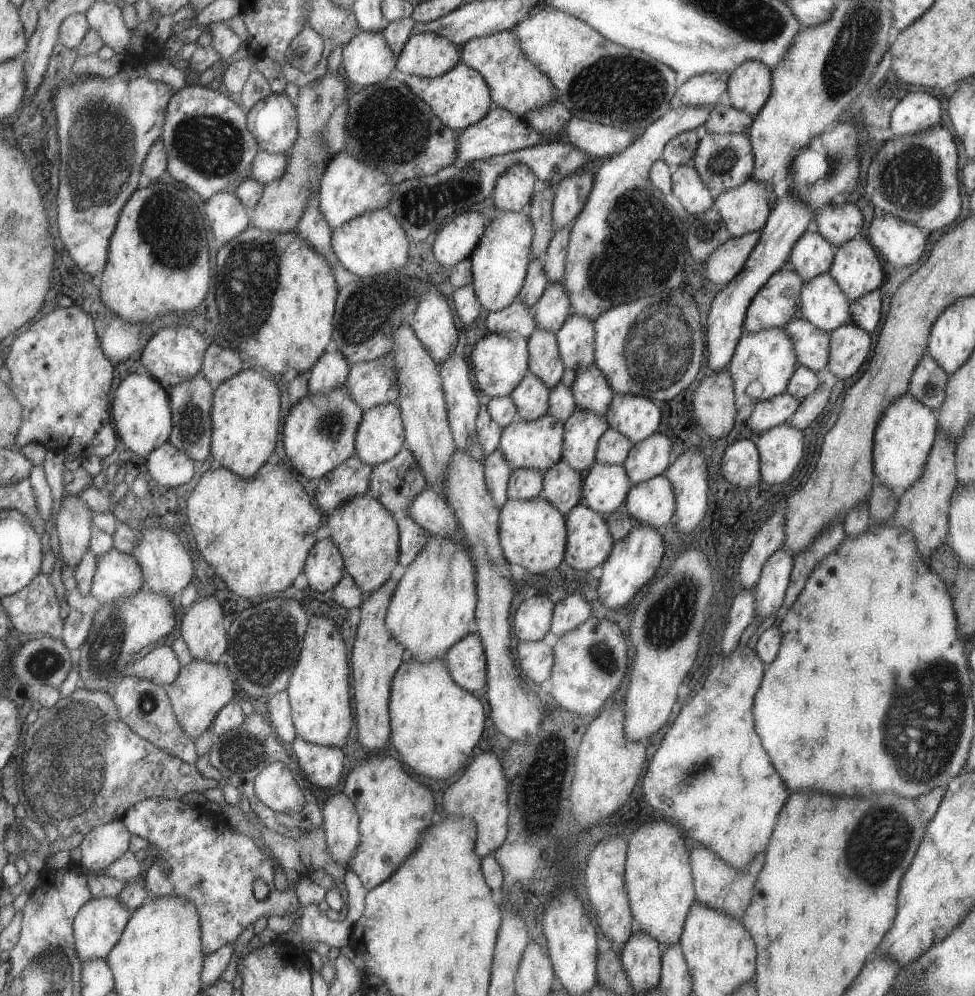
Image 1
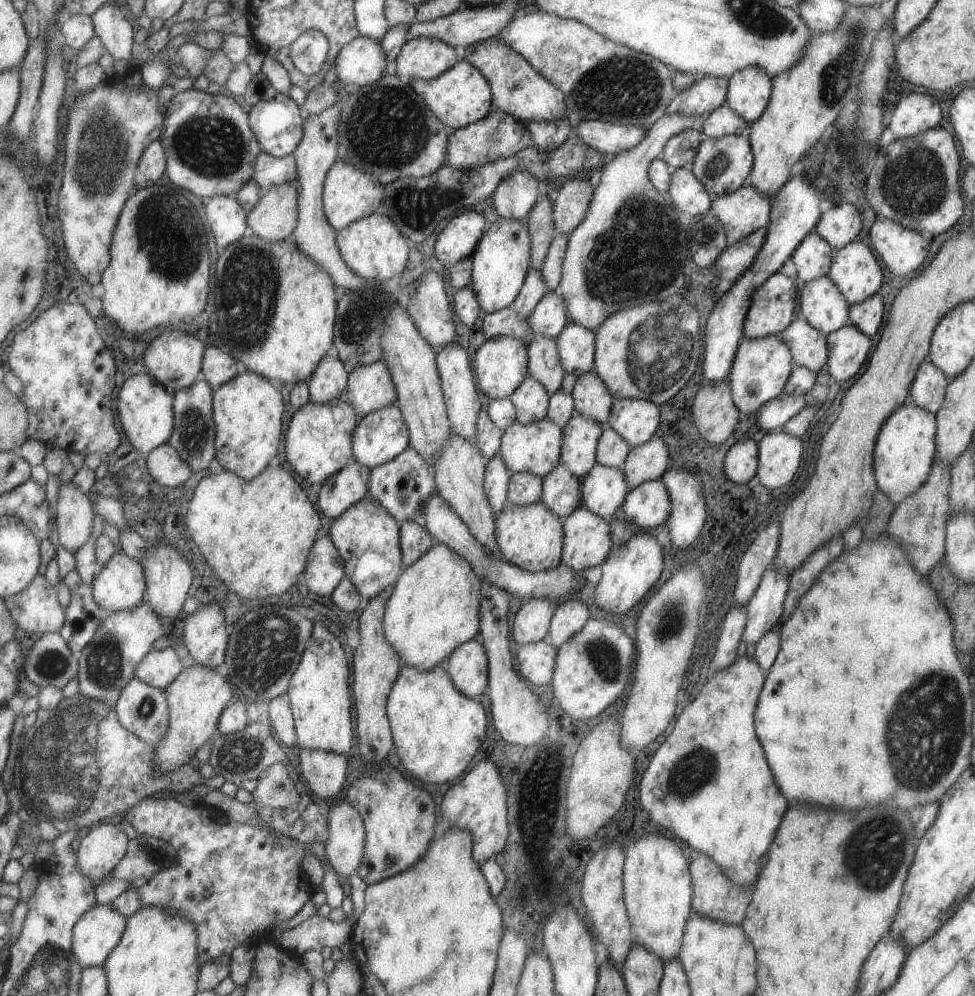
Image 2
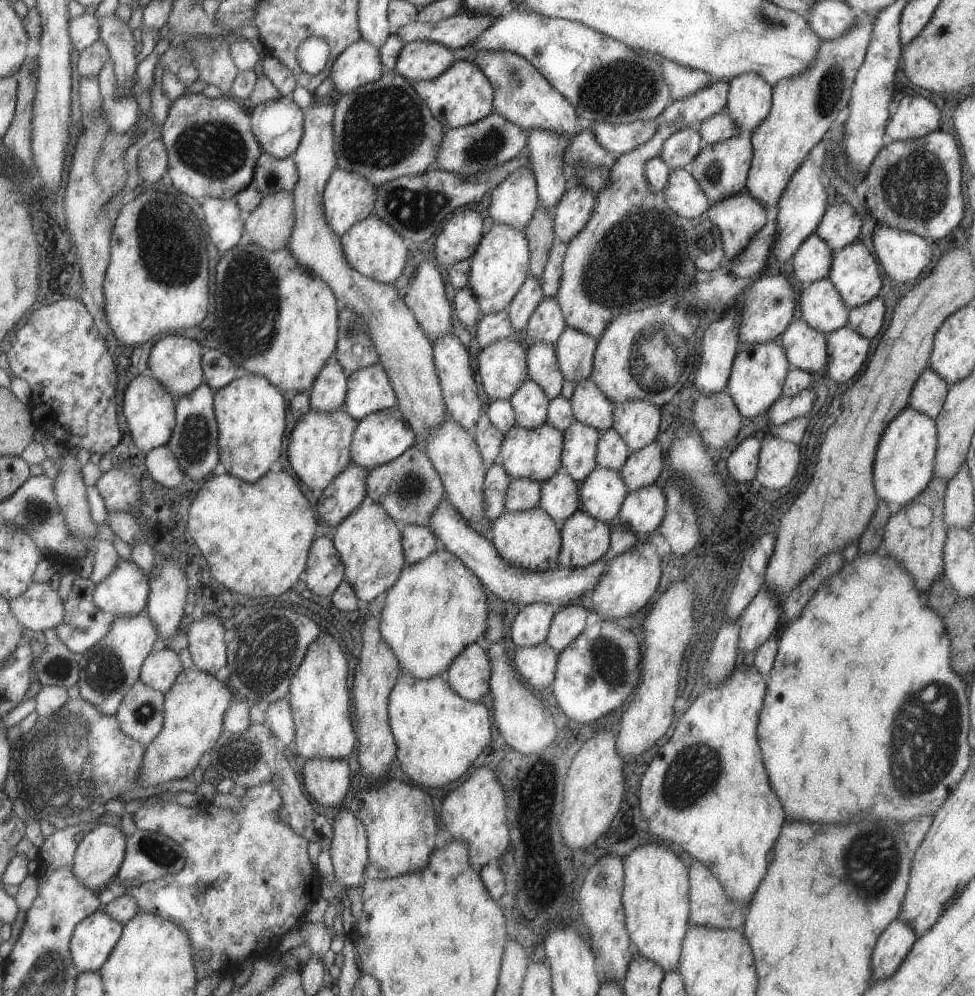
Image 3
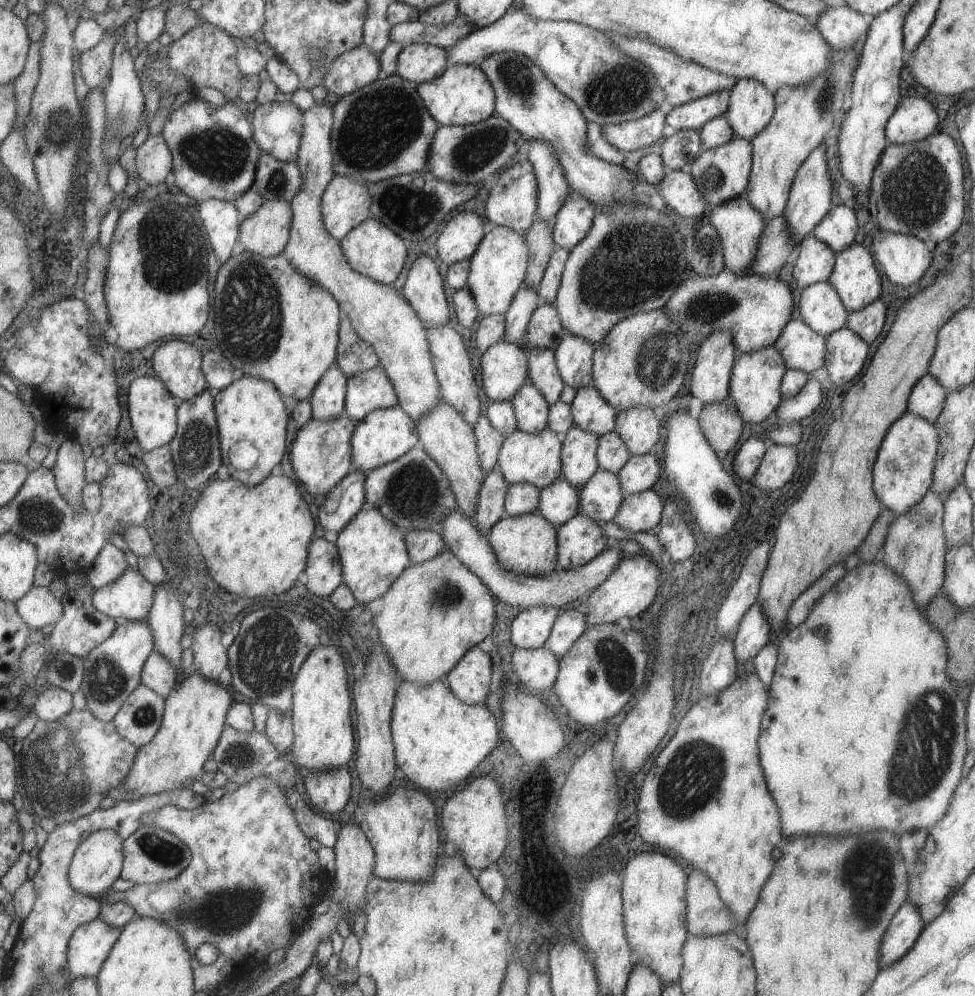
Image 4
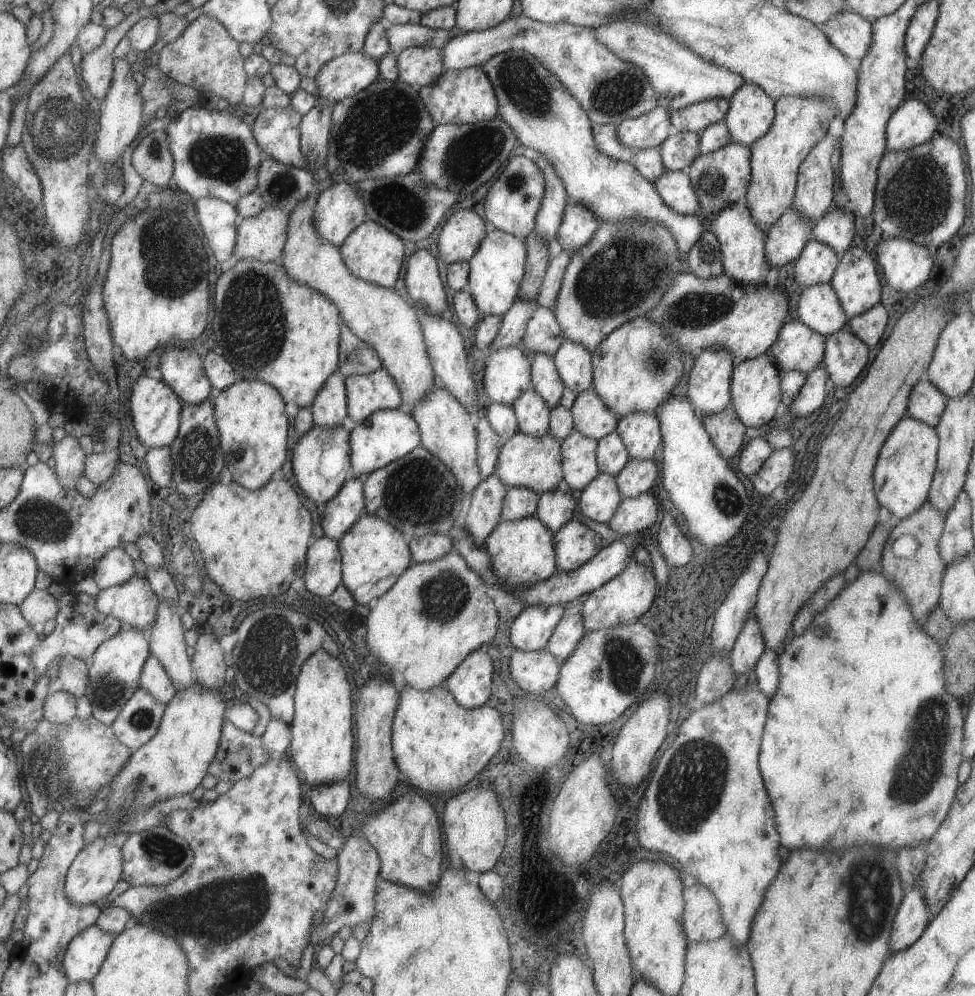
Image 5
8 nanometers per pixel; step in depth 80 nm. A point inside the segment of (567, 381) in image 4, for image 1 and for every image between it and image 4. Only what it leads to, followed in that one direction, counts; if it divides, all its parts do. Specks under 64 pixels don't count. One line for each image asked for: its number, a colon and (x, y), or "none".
1: (575, 338)
2: (575, 343)
3: (574, 350)

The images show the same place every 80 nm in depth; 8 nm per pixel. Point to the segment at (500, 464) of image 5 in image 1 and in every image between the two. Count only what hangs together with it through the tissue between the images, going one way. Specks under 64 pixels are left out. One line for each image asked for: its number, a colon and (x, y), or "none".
1: (537, 444)
2: (534, 448)
3: (535, 453)
4: (534, 458)

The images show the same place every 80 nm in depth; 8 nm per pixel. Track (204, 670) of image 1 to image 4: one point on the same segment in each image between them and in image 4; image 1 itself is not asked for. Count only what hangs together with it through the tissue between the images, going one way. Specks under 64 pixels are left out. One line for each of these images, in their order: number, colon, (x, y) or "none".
2: (196, 696)
3: (194, 704)
4: (194, 712)

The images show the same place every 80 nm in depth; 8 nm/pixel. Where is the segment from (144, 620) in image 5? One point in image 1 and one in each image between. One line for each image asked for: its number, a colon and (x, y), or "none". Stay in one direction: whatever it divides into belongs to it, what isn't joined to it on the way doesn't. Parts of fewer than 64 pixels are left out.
1: (117, 574)
2: (119, 584)
3: (123, 591)
4: (128, 597)

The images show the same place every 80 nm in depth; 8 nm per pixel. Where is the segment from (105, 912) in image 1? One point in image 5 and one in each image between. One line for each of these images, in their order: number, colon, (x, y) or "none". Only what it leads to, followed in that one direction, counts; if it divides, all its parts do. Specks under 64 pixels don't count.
2: (94, 934)
3: (92, 939)
4: (89, 944)
5: (85, 952)

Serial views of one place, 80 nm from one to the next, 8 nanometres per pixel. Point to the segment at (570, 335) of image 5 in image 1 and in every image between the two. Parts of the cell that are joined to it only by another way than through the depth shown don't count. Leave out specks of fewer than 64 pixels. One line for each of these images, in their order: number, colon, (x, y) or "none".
1: (626, 243)
2: (619, 254)
3: (632, 247)
4: (632, 252)

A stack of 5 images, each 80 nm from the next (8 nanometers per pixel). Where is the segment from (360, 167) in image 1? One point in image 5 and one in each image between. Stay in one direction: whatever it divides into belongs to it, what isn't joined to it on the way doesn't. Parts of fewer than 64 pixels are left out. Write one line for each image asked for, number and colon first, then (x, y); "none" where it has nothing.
2: (348, 193)
3: (347, 198)
4: (345, 202)
5: (339, 209)

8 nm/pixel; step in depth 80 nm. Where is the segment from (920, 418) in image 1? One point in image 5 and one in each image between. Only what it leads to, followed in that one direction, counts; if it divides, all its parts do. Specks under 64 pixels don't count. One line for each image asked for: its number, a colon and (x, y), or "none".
2: (904, 448)
3: (903, 464)
4: (902, 472)
5: (901, 478)

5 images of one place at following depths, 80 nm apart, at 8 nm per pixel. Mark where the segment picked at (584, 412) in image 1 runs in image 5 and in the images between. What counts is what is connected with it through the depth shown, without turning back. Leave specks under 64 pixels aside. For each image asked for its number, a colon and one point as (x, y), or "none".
2: (580, 434)
3: (577, 457)
4: (578, 461)
5: (578, 459)

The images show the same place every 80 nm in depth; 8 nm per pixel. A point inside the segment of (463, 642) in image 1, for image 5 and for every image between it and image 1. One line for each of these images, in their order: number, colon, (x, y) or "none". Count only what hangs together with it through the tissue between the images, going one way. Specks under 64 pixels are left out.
2: (466, 666)
3: (468, 674)
4: (468, 679)
5: (469, 682)

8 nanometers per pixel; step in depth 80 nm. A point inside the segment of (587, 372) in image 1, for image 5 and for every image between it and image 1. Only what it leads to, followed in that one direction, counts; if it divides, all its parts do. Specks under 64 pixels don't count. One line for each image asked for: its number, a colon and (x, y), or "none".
2: (591, 398)
3: (590, 406)
4: (590, 411)
5: (590, 416)

